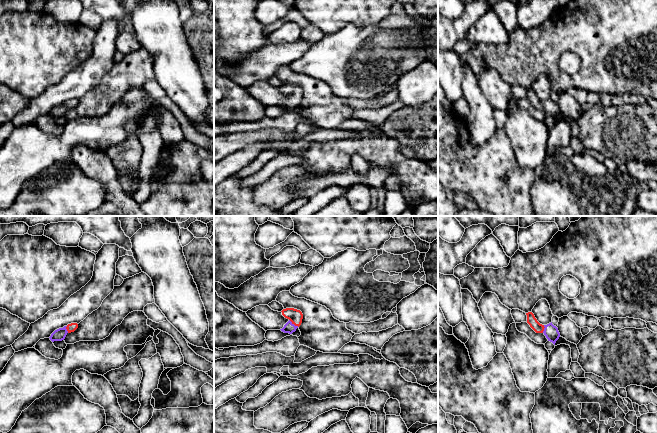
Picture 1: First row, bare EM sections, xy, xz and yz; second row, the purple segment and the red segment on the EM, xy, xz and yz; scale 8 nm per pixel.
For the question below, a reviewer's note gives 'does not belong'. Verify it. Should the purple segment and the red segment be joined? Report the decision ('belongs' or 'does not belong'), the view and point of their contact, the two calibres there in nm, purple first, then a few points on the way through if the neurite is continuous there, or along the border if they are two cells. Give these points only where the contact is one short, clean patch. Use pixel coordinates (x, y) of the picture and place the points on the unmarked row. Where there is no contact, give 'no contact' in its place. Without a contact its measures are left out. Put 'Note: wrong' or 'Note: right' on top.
Note: wrong
belongs; contact xz (293, 100); calibres 80 and 110 nm; way xz (289, 104), (293, 100), (295, 92)

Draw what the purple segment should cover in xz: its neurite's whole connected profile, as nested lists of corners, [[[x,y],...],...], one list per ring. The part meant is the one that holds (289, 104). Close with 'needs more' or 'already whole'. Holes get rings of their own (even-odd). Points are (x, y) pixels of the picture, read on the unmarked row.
[[[286,84],[283,85],[281,88],[282,91],[289,97],[280,106],[284,109],[292,110],[301,101],[303,90],[300,86],[294,84]]]; needs more

